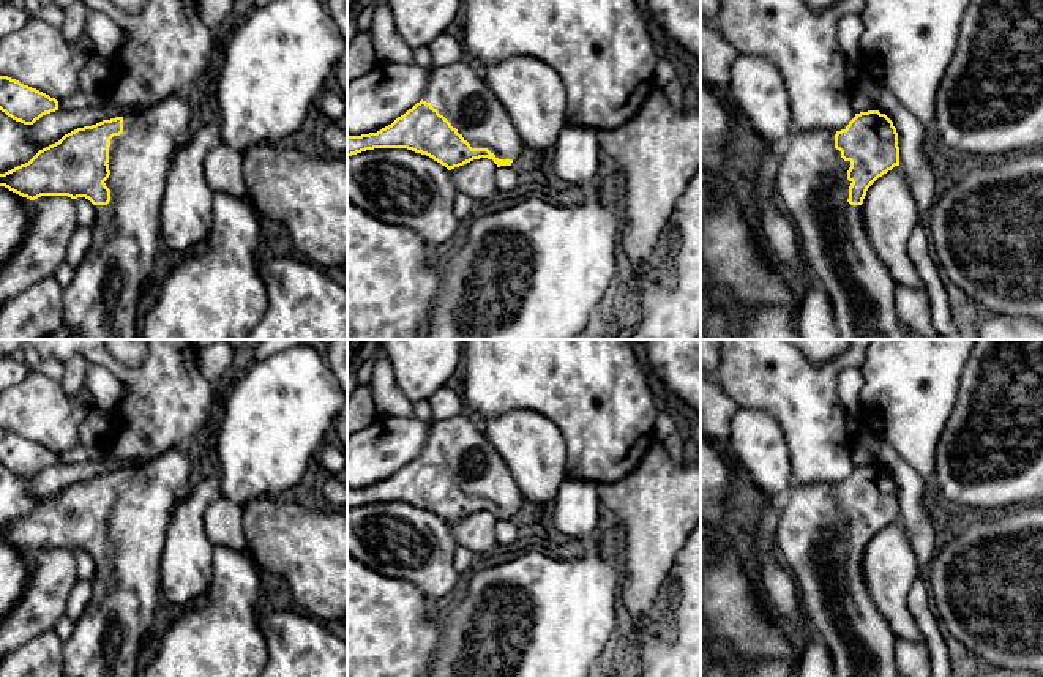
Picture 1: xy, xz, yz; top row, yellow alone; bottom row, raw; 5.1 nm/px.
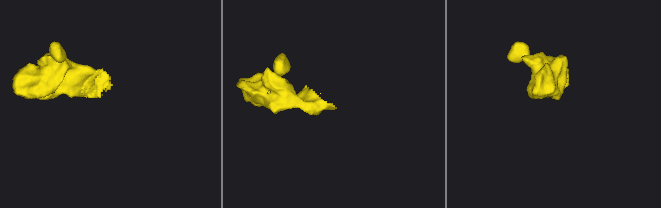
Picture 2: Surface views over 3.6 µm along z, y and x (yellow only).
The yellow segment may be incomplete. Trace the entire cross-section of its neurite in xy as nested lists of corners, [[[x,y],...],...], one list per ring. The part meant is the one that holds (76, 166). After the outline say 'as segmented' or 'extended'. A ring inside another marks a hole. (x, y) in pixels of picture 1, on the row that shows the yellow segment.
[[[194,92],[172,95],[144,110],[77,128],[39,150],[28,163],[0,174],[0,186],[30,200],[41,196],[68,196],[85,197],[95,205],[93,241],[74,270],[73,281],[63,289],[63,324],[76,333],[76,339],[136,339],[139,336],[139,297],[151,273],[161,240],[159,210],[167,172],[177,148],[197,118],[199,106]]]; extended

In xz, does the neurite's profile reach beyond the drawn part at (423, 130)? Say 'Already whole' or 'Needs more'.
Needs more

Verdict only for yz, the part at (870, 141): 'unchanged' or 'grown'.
grown

